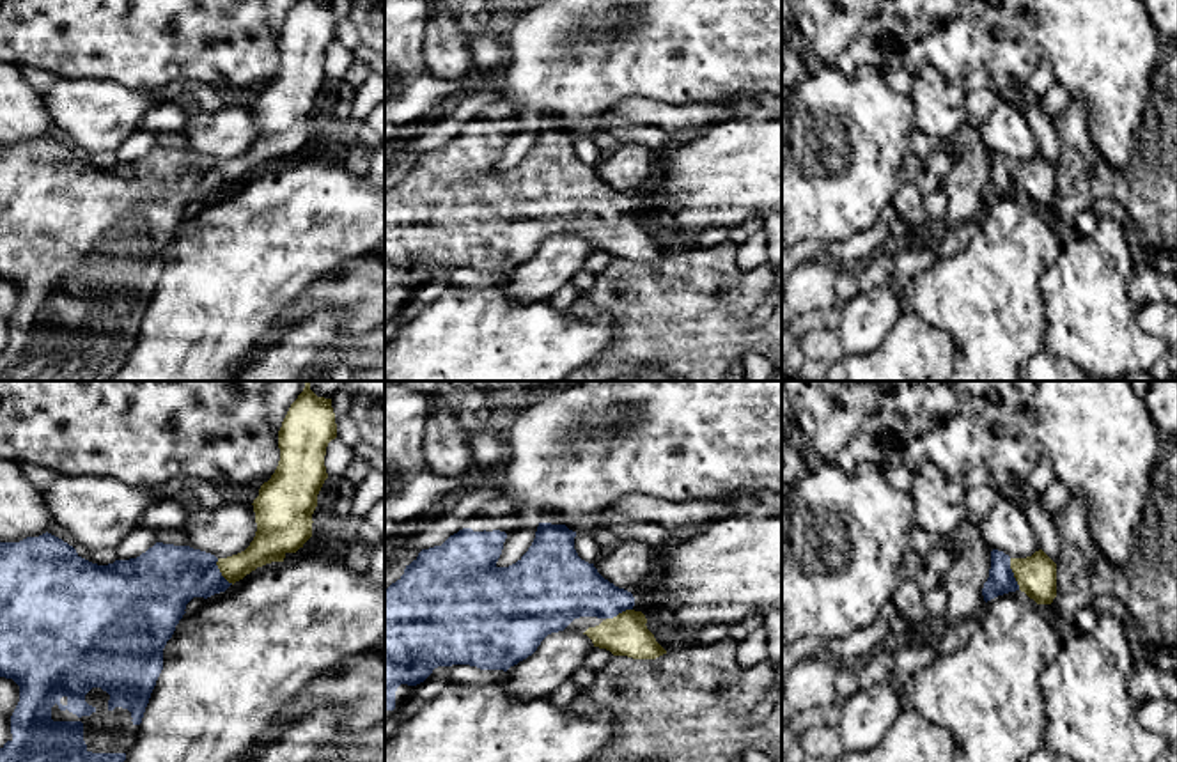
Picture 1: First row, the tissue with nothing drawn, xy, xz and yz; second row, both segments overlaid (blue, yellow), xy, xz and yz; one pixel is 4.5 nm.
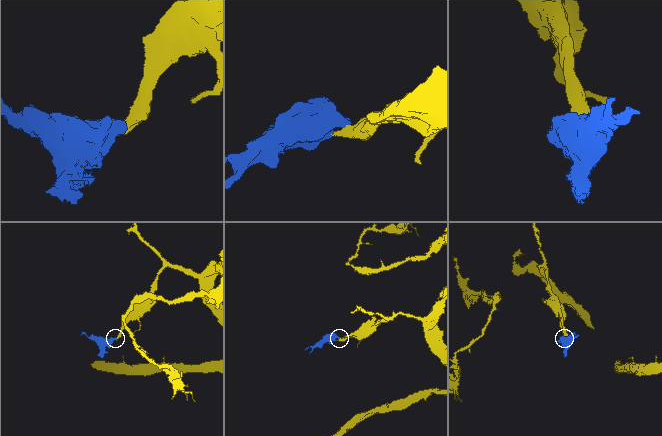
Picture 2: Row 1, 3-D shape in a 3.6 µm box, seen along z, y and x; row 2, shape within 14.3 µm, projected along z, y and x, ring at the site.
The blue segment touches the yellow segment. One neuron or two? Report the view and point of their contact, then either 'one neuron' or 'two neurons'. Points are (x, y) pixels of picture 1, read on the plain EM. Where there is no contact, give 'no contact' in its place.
meets blue in yz at (1013, 178); one neuron

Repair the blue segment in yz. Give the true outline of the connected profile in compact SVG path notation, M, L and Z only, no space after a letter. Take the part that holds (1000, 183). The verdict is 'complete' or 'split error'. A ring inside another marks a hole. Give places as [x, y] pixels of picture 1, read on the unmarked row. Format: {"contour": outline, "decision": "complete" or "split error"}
{"contour": "M993 152L989 181L982 191L984 204L1016 193L1037 207L1051 207L1056 200L1056 167L1042 152L1026 161L1010 161Z", "decision": "split error"}

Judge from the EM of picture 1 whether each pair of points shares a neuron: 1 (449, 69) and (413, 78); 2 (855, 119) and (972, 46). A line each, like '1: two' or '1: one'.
1: two
2: two

